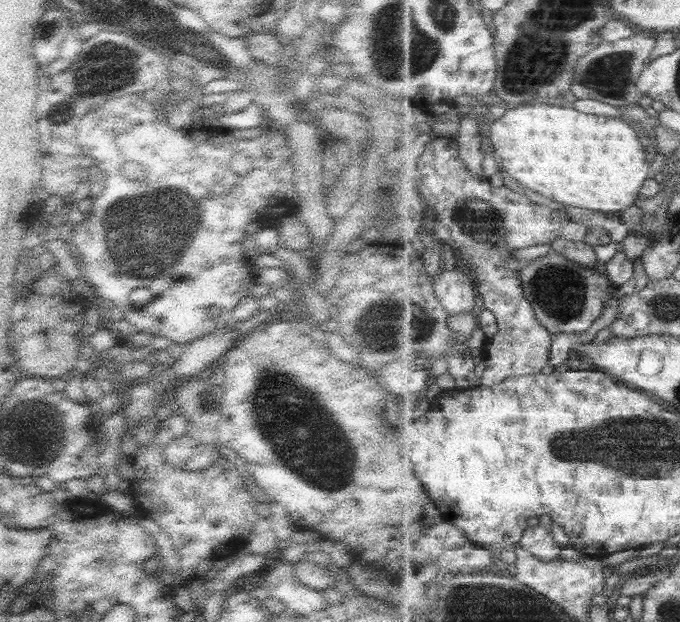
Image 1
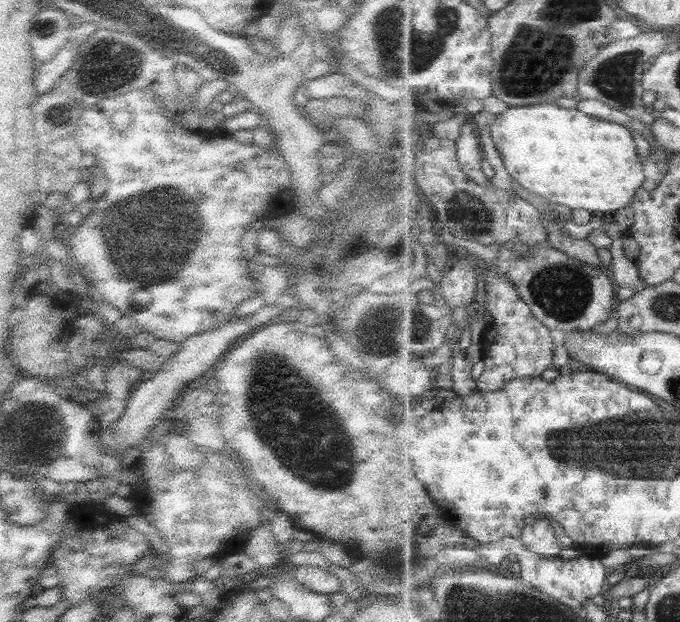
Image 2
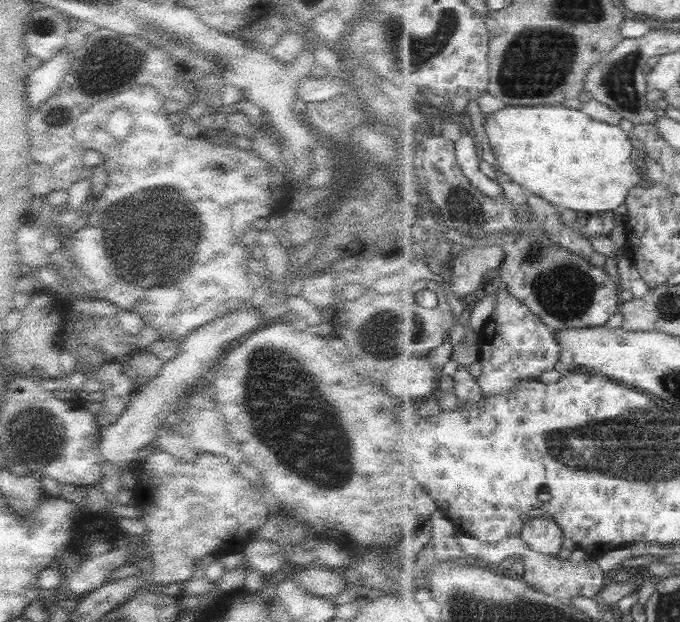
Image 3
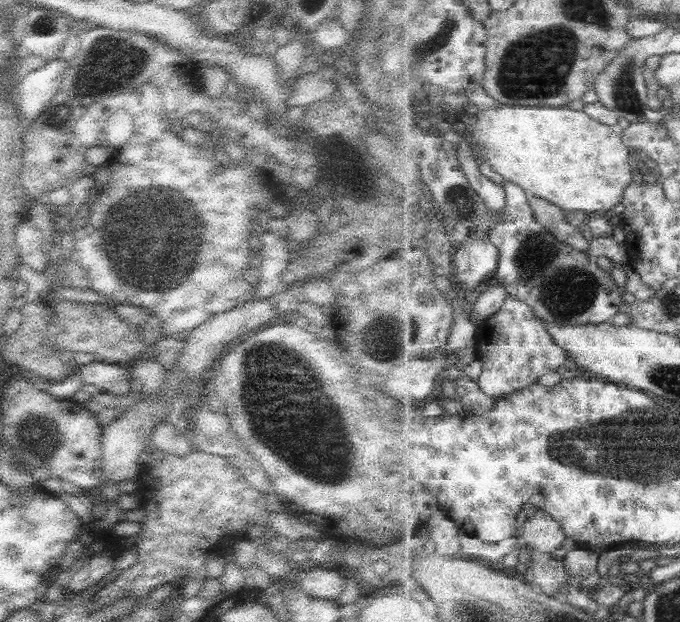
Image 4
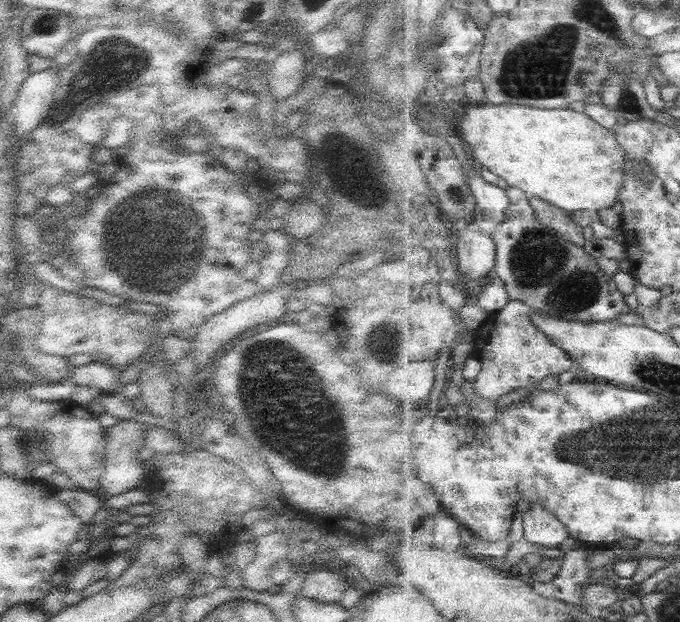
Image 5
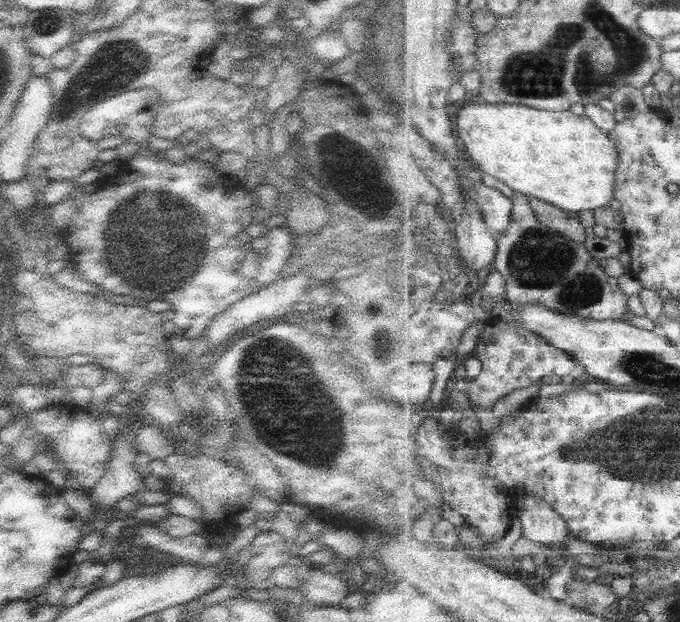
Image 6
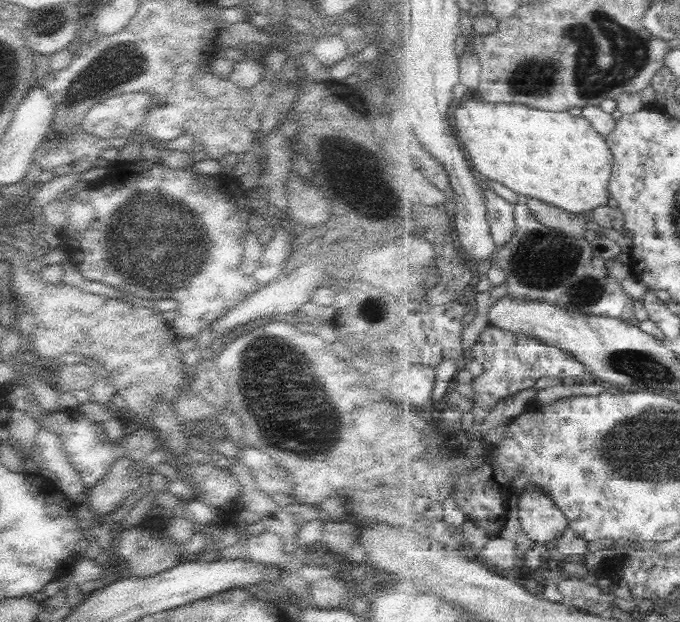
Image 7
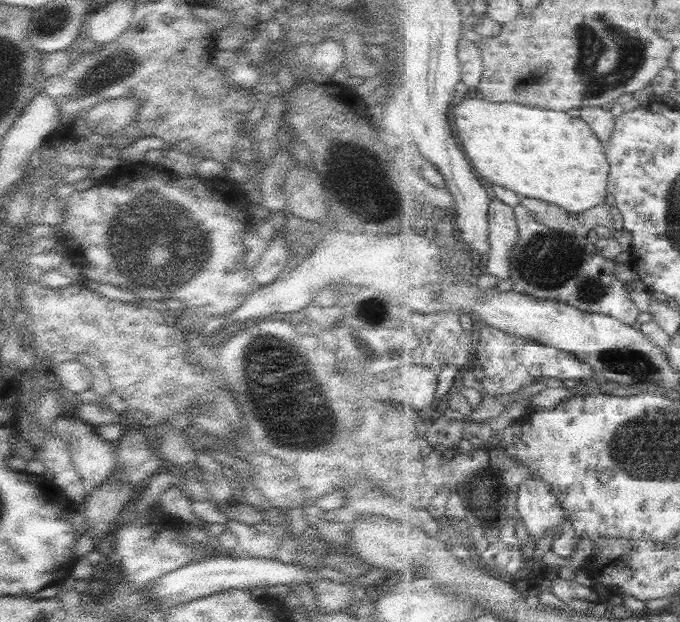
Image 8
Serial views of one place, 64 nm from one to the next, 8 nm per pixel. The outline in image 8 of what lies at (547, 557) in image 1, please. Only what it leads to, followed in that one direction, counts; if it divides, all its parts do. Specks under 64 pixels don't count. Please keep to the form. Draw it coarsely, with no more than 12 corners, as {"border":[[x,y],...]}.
{"border":[[547,482],[520,485],[521,518],[533,541],[569,521]]}

